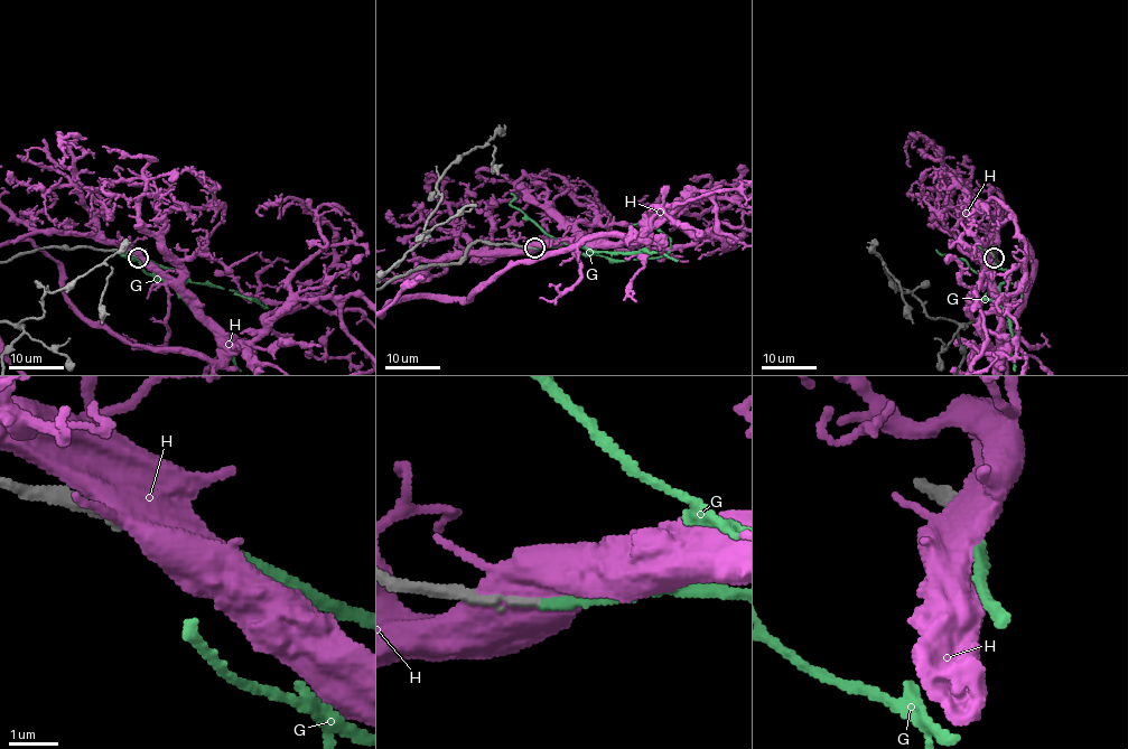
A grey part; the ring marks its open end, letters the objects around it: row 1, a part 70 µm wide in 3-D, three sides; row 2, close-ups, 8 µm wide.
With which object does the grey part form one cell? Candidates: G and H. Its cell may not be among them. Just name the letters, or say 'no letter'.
G

